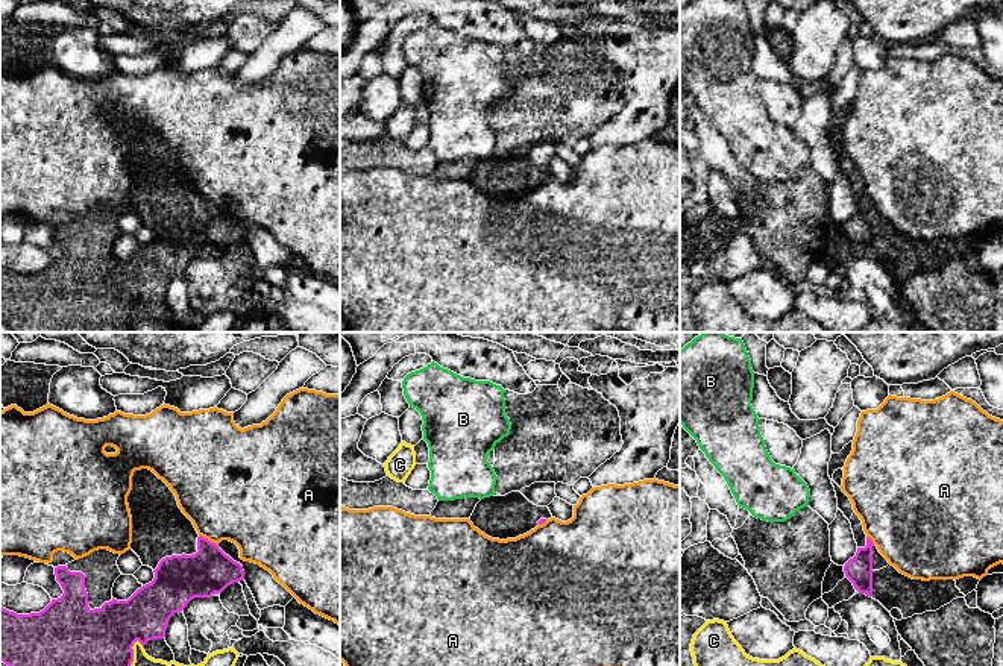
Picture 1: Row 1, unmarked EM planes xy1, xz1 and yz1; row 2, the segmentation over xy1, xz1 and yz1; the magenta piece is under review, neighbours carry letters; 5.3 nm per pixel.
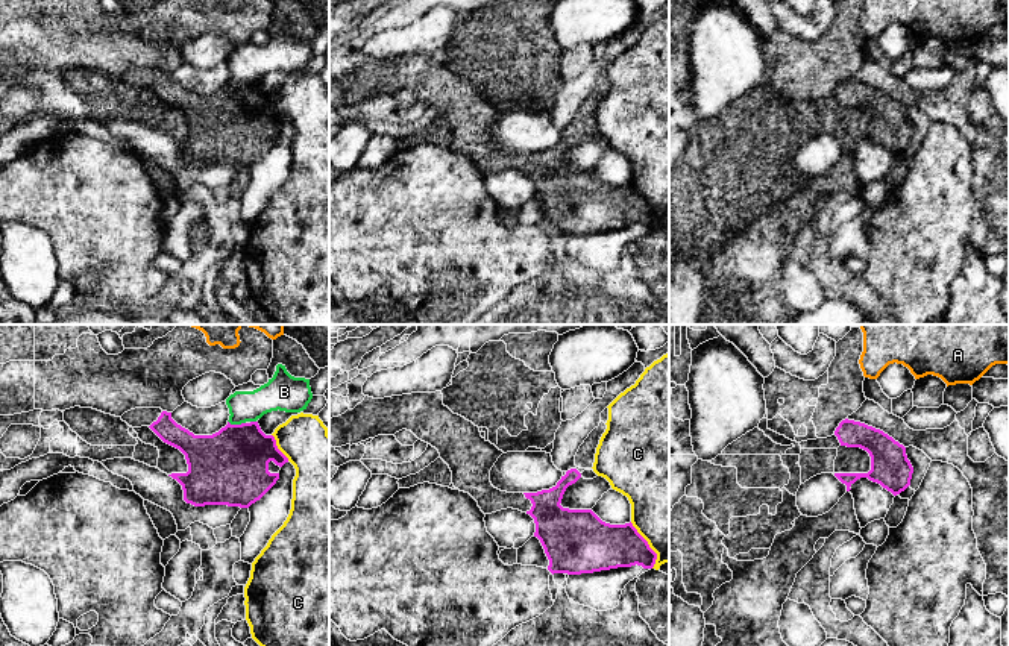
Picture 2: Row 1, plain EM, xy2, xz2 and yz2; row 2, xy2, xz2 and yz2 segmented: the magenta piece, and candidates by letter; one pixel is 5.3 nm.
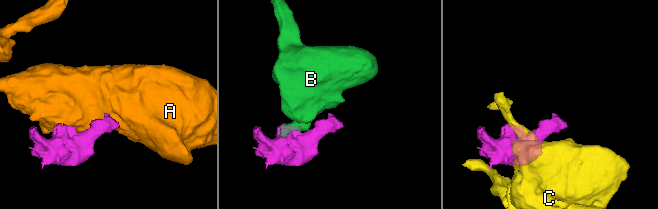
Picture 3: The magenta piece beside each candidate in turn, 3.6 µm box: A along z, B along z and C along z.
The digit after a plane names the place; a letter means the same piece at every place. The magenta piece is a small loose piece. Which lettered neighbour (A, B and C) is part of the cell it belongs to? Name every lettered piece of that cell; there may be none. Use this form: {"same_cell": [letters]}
{"same_cell": []}

